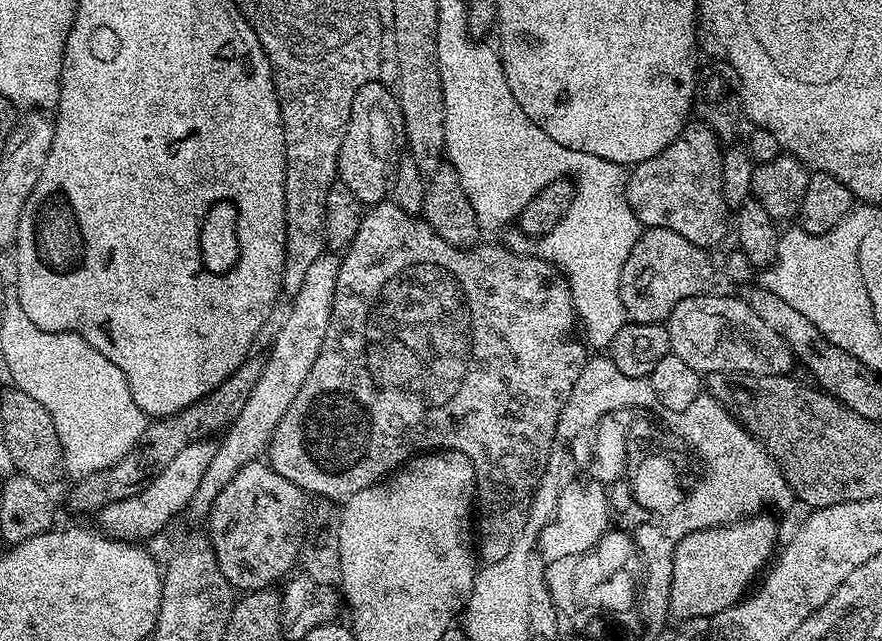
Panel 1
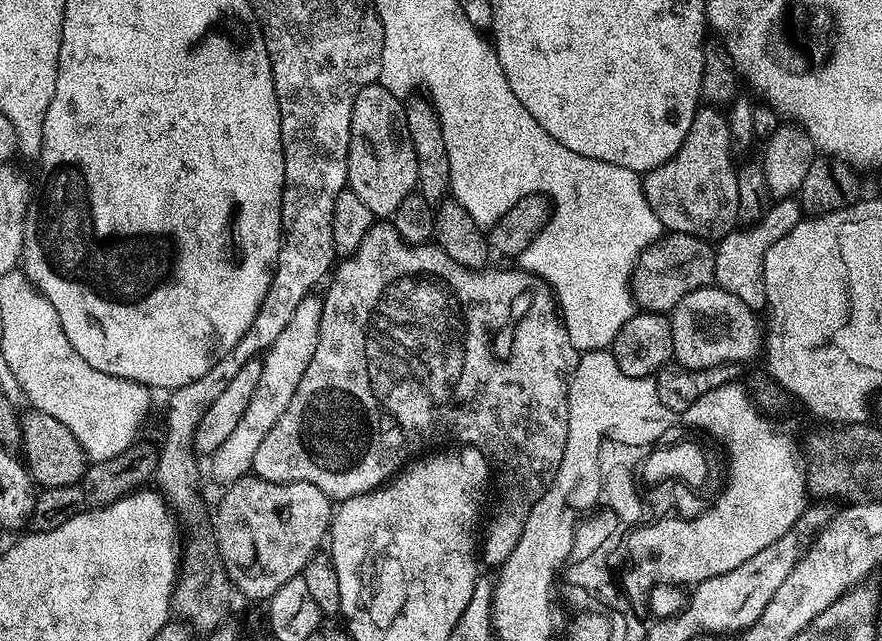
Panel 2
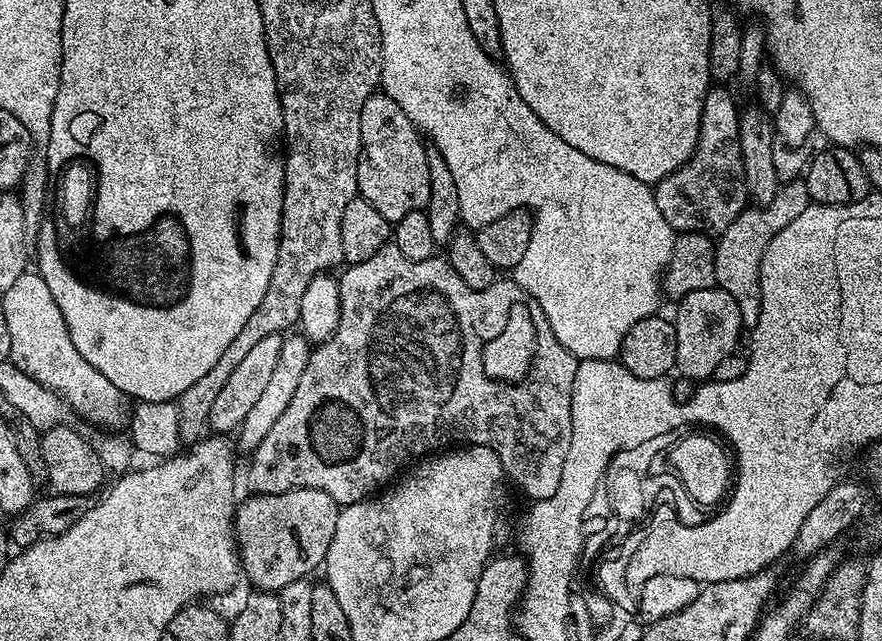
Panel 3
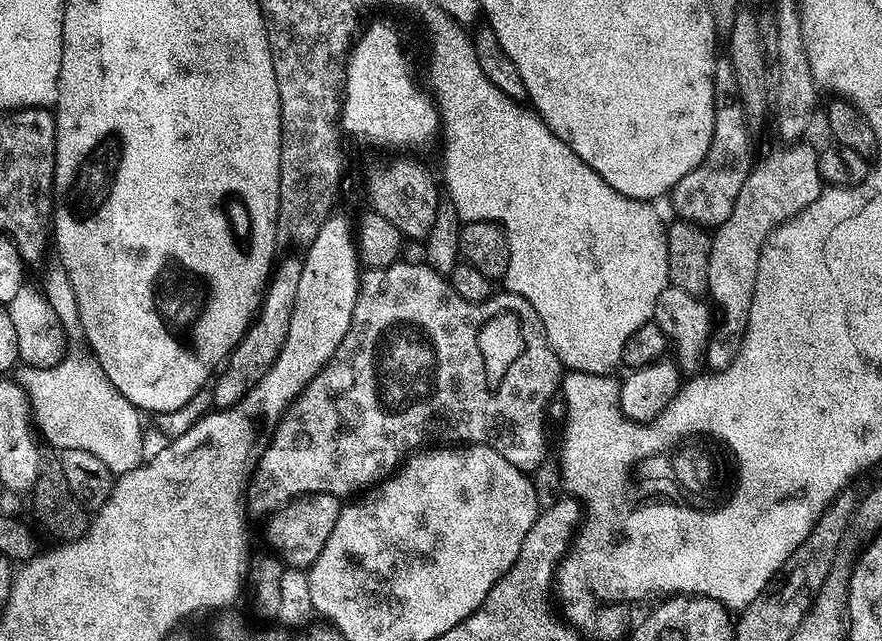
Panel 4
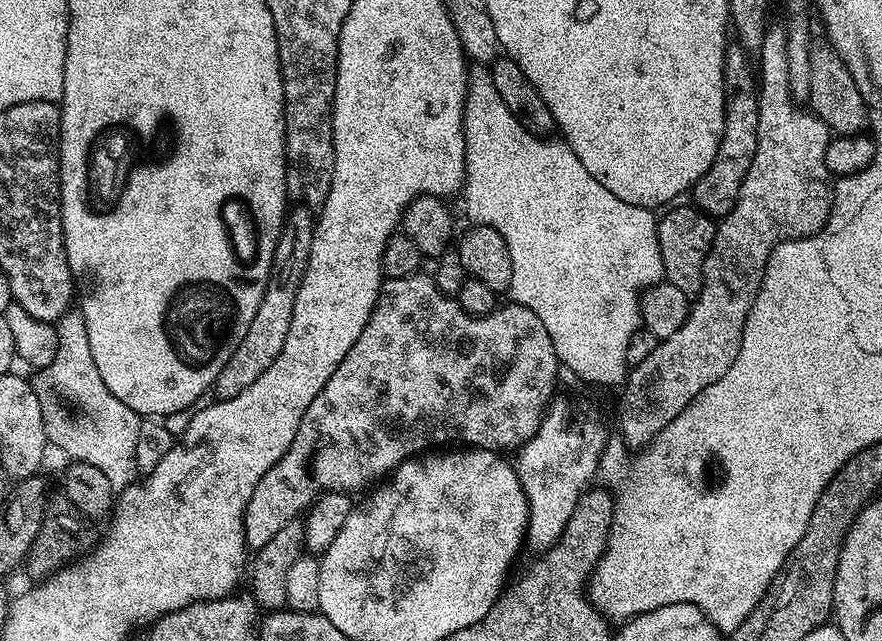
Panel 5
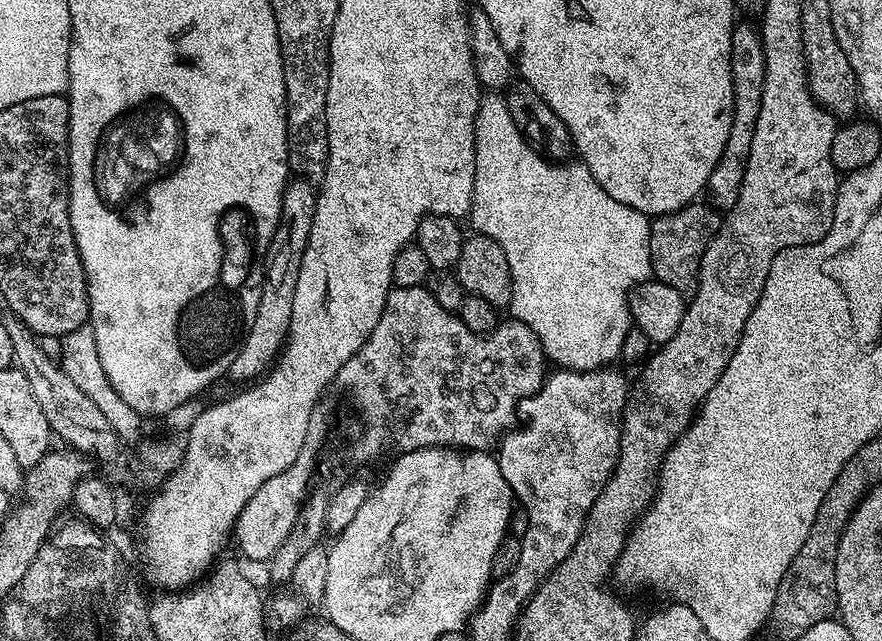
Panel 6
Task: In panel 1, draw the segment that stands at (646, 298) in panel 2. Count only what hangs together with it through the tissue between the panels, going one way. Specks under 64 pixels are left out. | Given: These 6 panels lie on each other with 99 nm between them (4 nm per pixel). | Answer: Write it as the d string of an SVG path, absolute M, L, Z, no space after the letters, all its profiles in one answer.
M644 228L638 242L630 250L630 258L626 258L626 266L622 266L620 297L625 317L634 324L659 324L667 321L678 302L709 295L715 289L712 287L716 284L716 264L708 256L711 256L709 249L694 246L694 242L682 238L682 234L674 234L674 230Z

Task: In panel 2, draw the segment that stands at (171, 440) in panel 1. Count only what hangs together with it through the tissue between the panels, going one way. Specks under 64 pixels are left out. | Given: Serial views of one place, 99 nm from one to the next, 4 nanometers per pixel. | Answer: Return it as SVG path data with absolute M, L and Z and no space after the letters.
M137 442L114 458L89 463L78 482L70 482L70 486L43 489L36 498L30 521L31 527L37 532L54 530L54 526L62 526L62 522L70 522L70 518L78 514L95 508L105 508L131 492L143 489L145 487L143 484L155 477L157 455L155 447L152 449L148 444Z

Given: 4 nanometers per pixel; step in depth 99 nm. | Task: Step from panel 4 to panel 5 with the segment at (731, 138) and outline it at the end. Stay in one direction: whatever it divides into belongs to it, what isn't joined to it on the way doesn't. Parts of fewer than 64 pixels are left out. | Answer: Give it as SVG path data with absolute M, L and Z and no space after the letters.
M737 42L729 43L724 49L724 133L722 142L718 146L718 154L710 170L706 170L706 174L702 174L702 178L698 178L698 182L690 189L691 203L713 218L723 218L726 214L730 214L730 210L734 210L734 202L738 202L738 190L742 190L746 170L750 170L754 162L754 154L758 150L758 102L760 98L758 80L754 75L754 64L753 61L751 64L748 60L751 60L749 53L745 52L742 45Z

